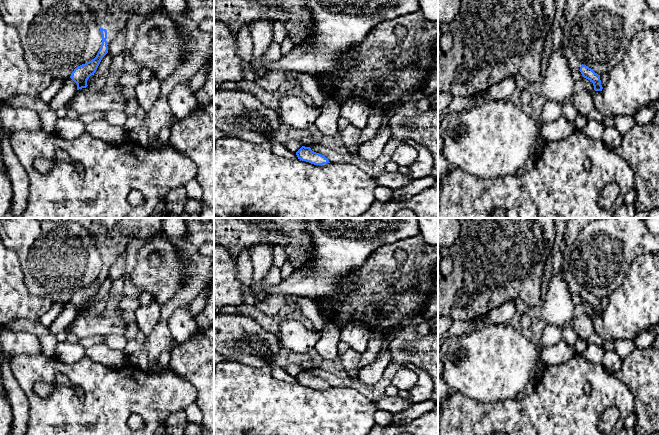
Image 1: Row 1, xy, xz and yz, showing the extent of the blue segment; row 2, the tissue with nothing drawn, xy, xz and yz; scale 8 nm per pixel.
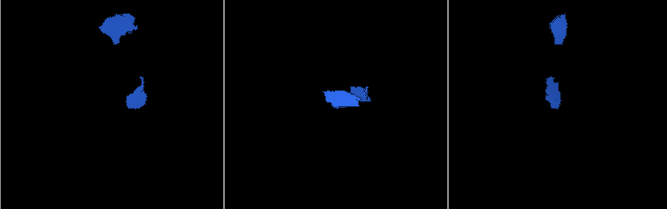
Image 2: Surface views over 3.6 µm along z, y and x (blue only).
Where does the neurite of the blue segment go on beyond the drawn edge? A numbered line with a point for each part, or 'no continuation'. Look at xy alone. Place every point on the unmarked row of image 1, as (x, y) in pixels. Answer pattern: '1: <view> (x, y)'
1: xy (113, 242)

